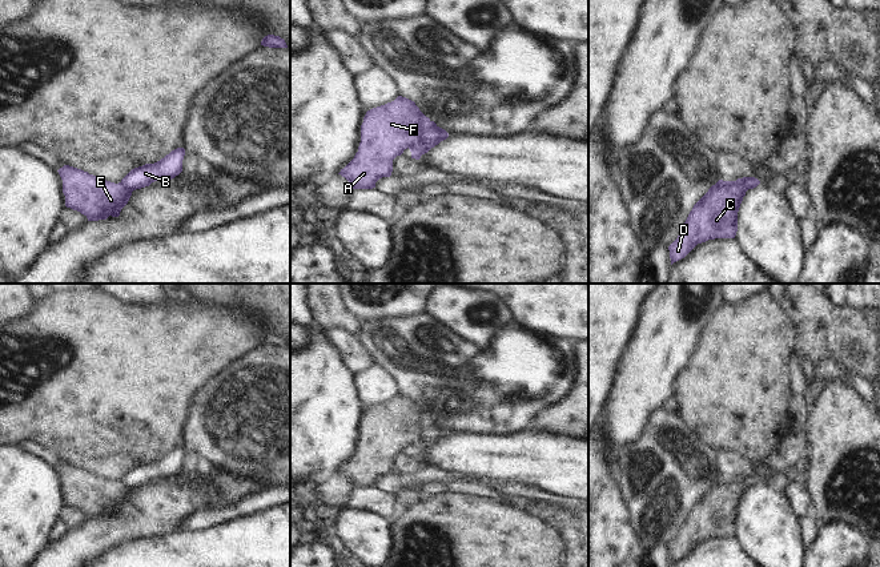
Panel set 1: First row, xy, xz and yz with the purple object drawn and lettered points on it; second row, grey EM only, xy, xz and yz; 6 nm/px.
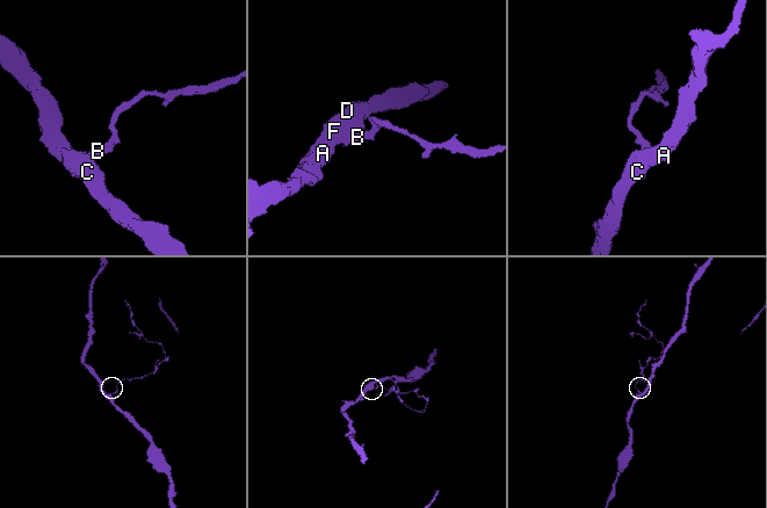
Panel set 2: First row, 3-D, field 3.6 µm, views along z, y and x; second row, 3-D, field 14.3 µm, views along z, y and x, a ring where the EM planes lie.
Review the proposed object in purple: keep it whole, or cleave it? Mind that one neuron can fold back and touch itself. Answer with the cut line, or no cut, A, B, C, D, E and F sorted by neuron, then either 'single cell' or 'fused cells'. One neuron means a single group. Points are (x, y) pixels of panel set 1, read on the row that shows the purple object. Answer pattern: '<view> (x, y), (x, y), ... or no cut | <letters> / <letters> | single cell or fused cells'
xz (432, 121), (425, 127), (421, 140), (409, 148) | A C D E F / B | fused cells

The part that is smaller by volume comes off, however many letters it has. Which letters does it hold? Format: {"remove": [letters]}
{"remove": ["B"]}

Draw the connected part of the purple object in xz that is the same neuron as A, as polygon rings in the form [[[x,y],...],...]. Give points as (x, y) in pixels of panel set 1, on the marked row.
[[[398,96],[394,101],[366,112],[361,125],[361,142],[354,158],[338,174],[345,177],[353,189],[373,189],[382,177],[390,177],[393,160],[405,149],[421,142],[425,126],[430,124],[414,101]]]

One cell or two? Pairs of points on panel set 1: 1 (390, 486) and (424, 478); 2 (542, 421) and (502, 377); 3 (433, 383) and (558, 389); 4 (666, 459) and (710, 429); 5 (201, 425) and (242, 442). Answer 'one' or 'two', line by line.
1: one
2: two
3: one
4: two
5: one

